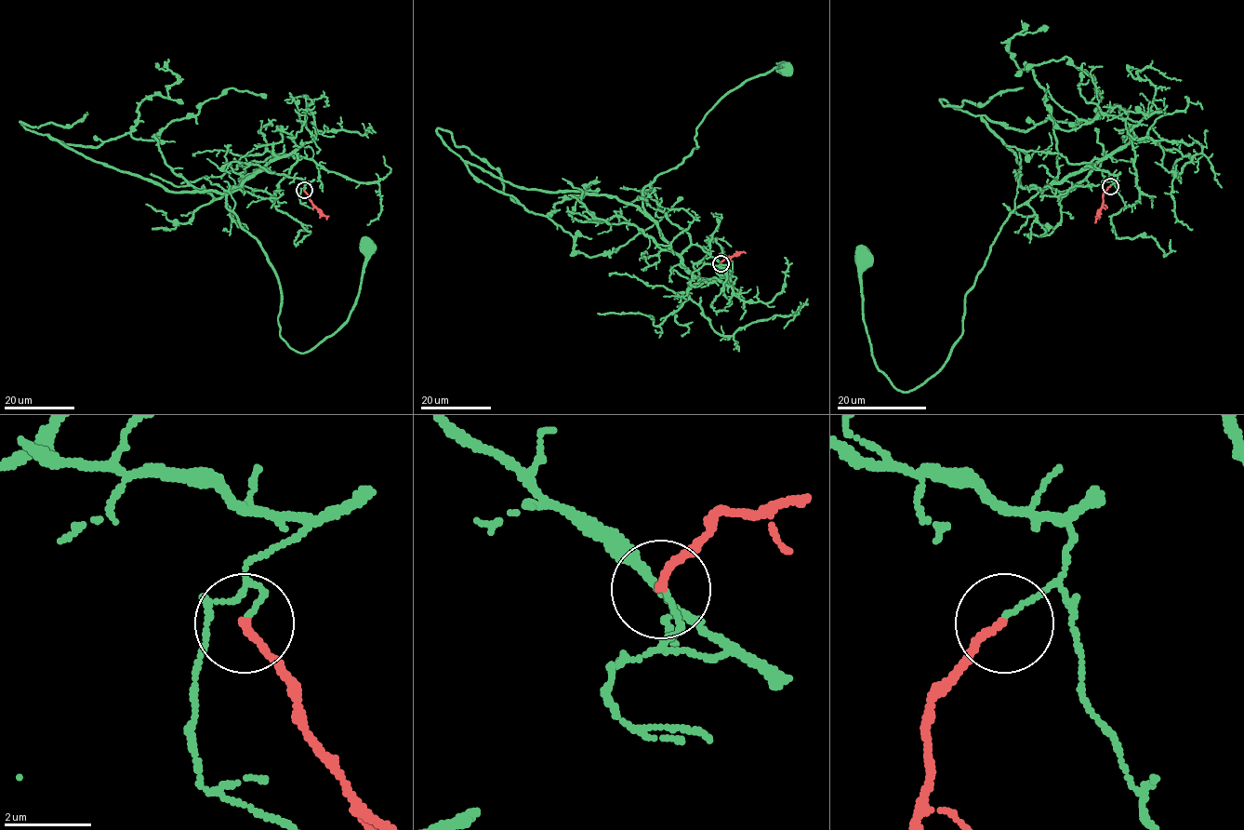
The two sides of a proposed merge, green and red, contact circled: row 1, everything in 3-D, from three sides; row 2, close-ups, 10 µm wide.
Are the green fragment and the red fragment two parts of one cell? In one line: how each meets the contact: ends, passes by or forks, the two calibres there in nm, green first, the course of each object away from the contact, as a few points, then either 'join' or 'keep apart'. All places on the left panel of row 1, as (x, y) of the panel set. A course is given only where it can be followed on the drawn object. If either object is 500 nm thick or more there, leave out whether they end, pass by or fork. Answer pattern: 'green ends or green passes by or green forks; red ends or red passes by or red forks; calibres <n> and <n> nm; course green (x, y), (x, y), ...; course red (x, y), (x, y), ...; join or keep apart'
green ends; red ends; calibres 90 and 180 nm; course green (304, 190), (264, 168), (226, 196), (278, 277), (292, 348), (346, 321), (368, 246); course red (304, 190), (326, 219); keep apart

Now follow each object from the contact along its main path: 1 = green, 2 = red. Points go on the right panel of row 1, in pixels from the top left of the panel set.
1: (1110, 185), (1116, 175), (1087, 166), (1097, 158), (1012, 211), (949, 358), (907, 392), (871, 351), (864, 256)
2: (1110, 185), (1094, 222)

